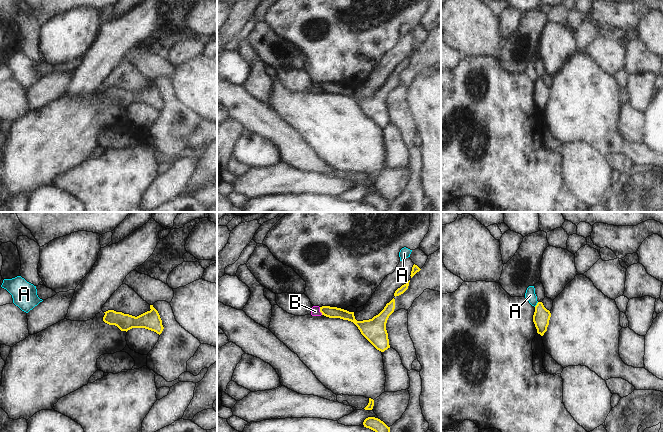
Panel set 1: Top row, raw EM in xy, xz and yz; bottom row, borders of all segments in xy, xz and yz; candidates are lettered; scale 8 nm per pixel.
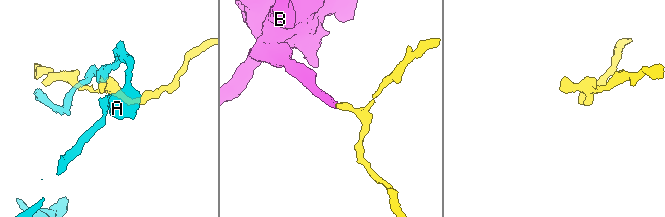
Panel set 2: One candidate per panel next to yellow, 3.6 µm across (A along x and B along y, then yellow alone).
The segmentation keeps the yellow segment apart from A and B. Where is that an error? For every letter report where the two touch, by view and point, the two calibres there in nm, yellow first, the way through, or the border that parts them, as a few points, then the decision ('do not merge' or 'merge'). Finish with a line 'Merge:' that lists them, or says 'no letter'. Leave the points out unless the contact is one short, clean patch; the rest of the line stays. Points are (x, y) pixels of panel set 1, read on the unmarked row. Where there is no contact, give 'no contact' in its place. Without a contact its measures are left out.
A: contact yz (537, 80); calibres 140 and 90 nm; border yz (538, 78), (534, 82); do not merge
B: contact xz (320, 87); calibres 100 and 80 nm; border xz (319, 83), (322, 90); do not merge
Merge: no letter

